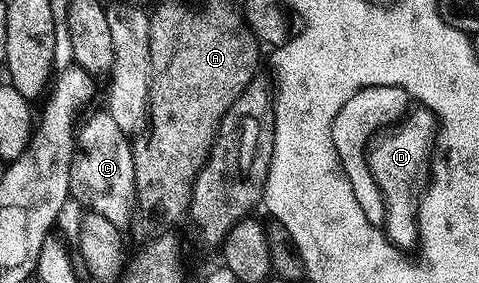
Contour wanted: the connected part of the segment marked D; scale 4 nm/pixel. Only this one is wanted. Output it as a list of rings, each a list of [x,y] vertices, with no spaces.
[[[417,113],[415,116],[406,120],[402,129],[393,131],[392,136],[386,136],[378,144],[375,156],[372,156],[369,167],[371,177],[378,183],[379,190],[382,193],[384,202],[384,224],[383,229],[387,237],[395,246],[407,251],[418,242],[418,211],[419,199],[422,196],[422,190],[429,176],[430,156],[429,146],[433,139],[433,126],[431,117],[427,113]]]

